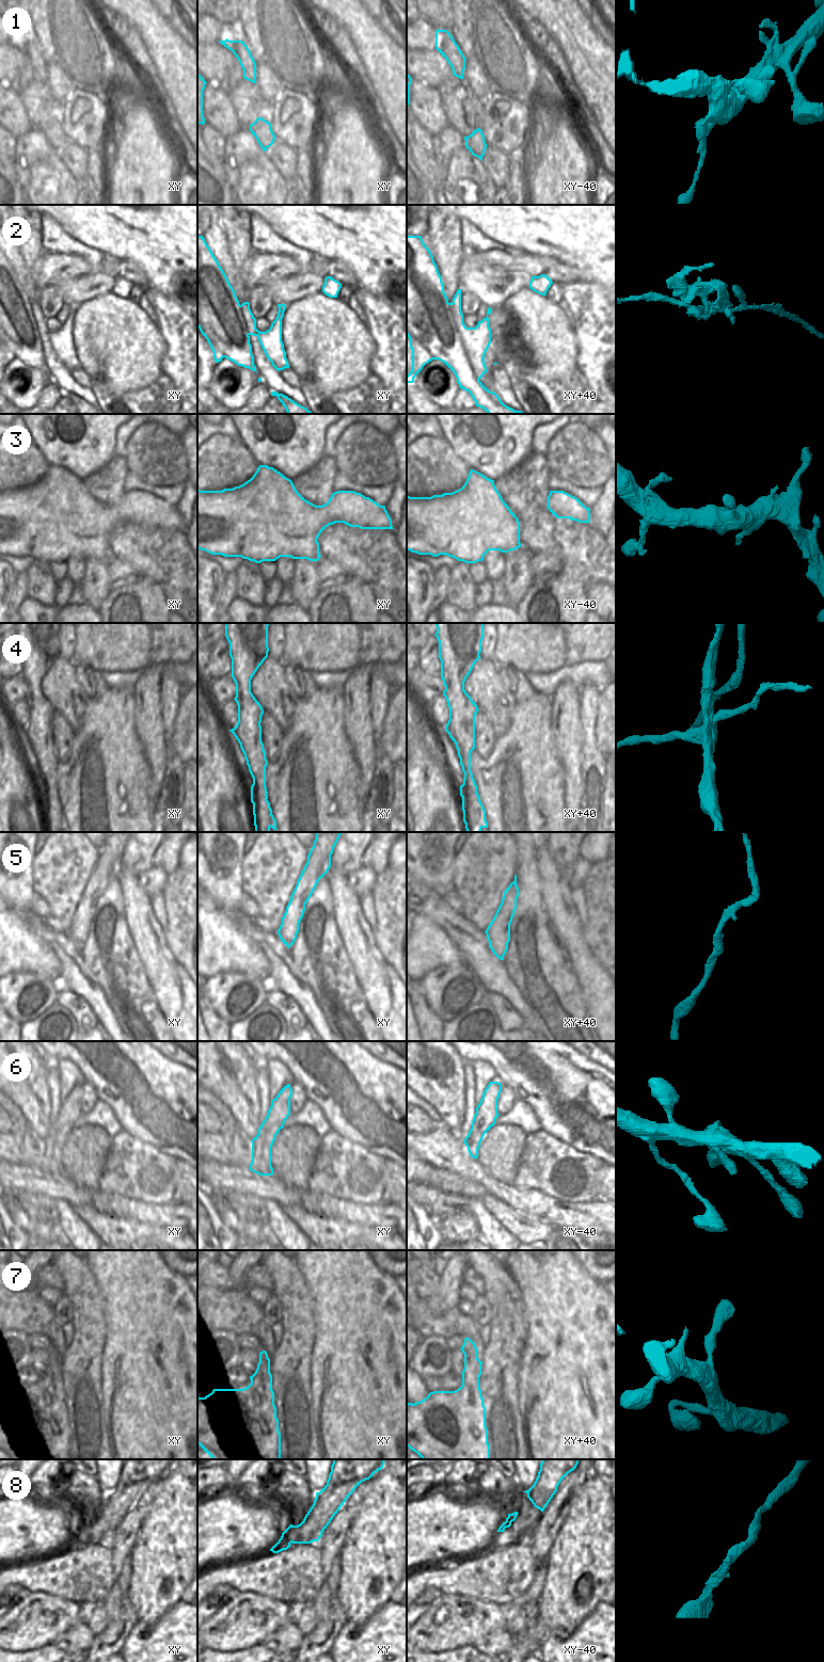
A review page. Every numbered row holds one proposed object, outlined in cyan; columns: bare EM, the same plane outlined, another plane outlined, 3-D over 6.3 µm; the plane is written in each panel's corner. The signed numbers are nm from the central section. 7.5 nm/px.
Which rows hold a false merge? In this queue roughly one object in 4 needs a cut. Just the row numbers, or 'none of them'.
2, 4

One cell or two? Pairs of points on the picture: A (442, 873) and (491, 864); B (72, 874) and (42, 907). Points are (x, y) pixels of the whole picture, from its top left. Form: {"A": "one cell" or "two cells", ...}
{"A": "two cells", "B": "two cells"}

